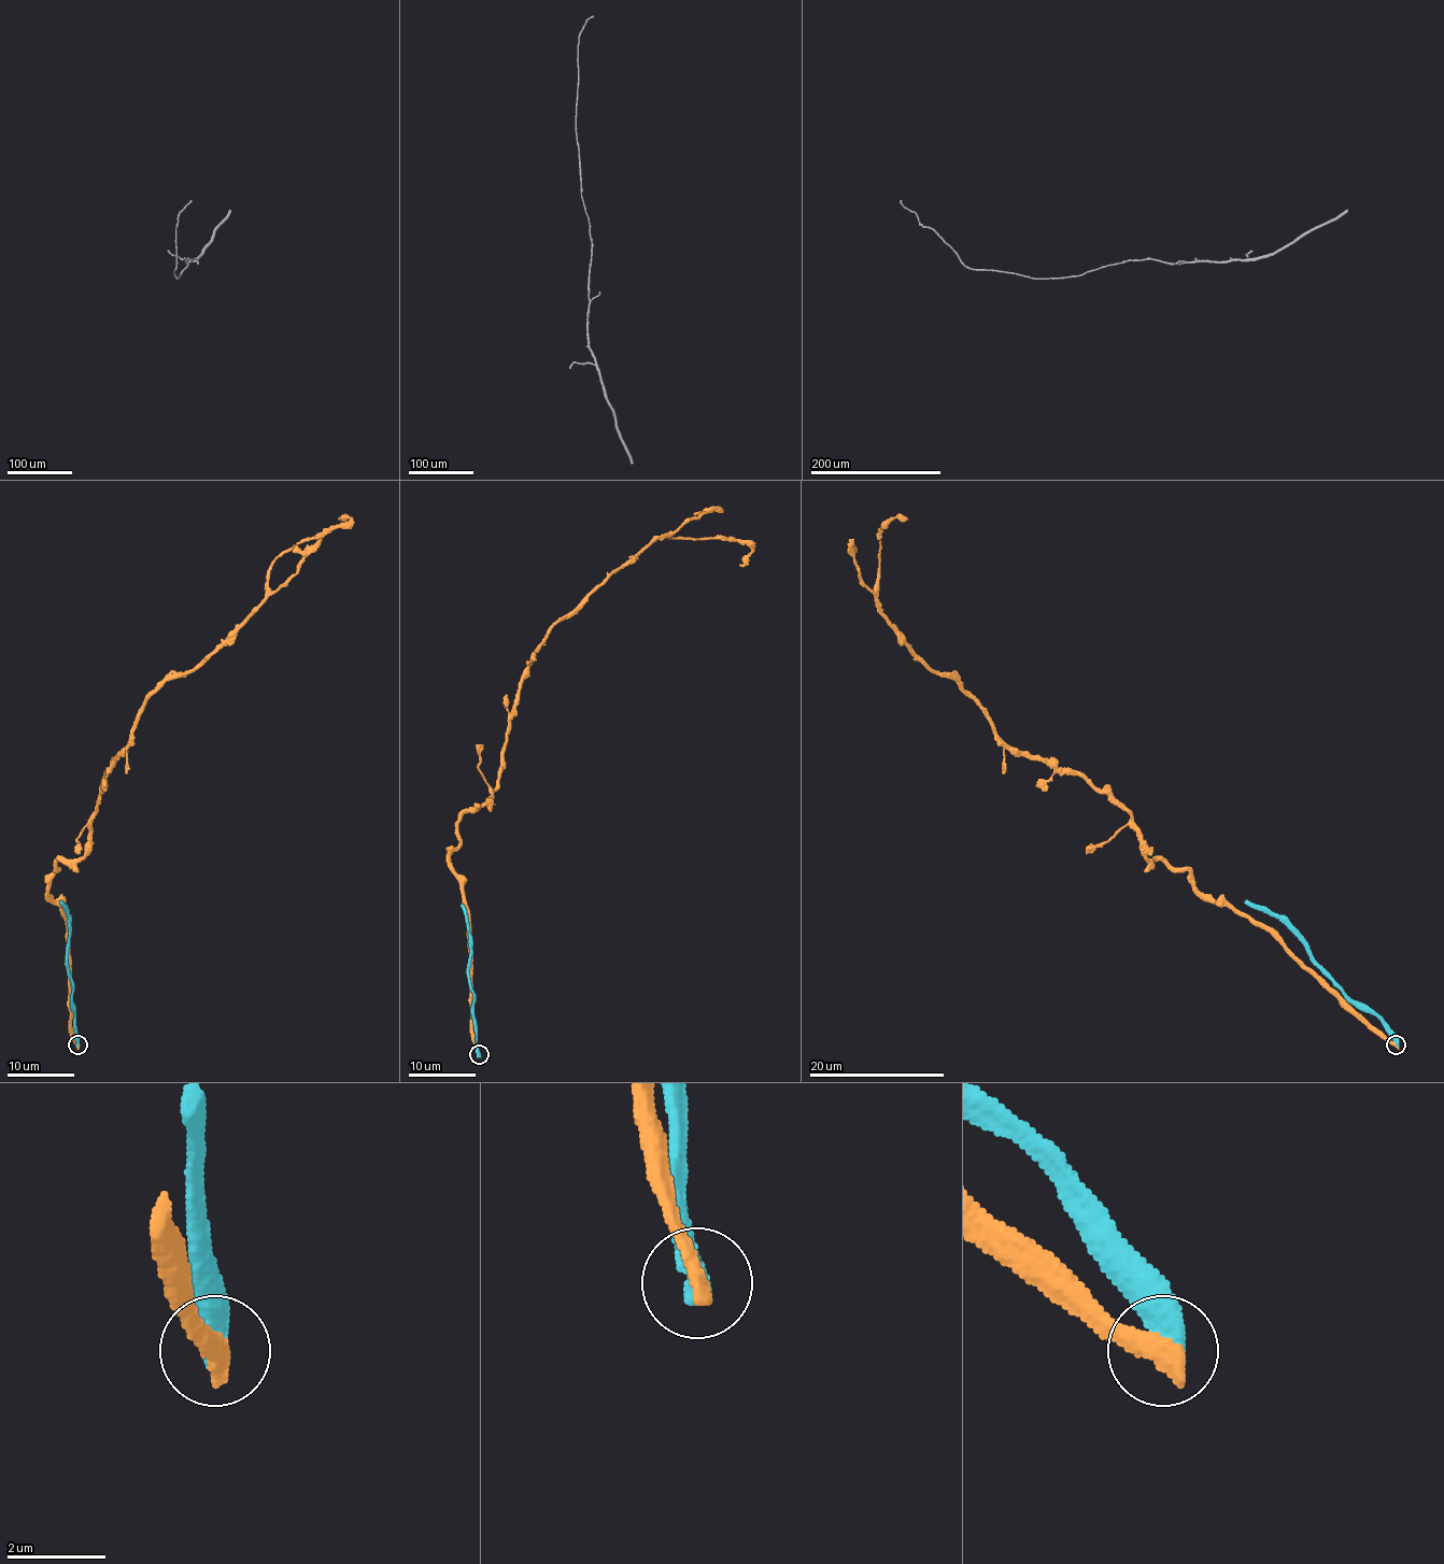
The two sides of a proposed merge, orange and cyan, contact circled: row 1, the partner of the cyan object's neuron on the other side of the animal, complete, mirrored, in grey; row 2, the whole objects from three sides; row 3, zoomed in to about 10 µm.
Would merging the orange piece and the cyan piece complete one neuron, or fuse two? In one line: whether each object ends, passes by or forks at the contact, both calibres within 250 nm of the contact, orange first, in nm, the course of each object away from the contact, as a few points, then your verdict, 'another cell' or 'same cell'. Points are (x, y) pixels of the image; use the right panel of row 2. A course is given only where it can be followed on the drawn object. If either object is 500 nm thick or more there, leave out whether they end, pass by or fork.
orange ends there; cyan ends there; 480 nm thick on the orange side, 460 nm on the other; orange runs (1397, 1044), (1273, 935), (1151, 861), (1107, 795), (1019, 756), (935, 673), (877, 597), (882, 528), (906, 520); cyan runs (1397, 1044), (1397, 1036), (1374, 1014), (1359, 1009), (1314, 958), (1312, 952), (1278, 918), (1244, 901); another cell

